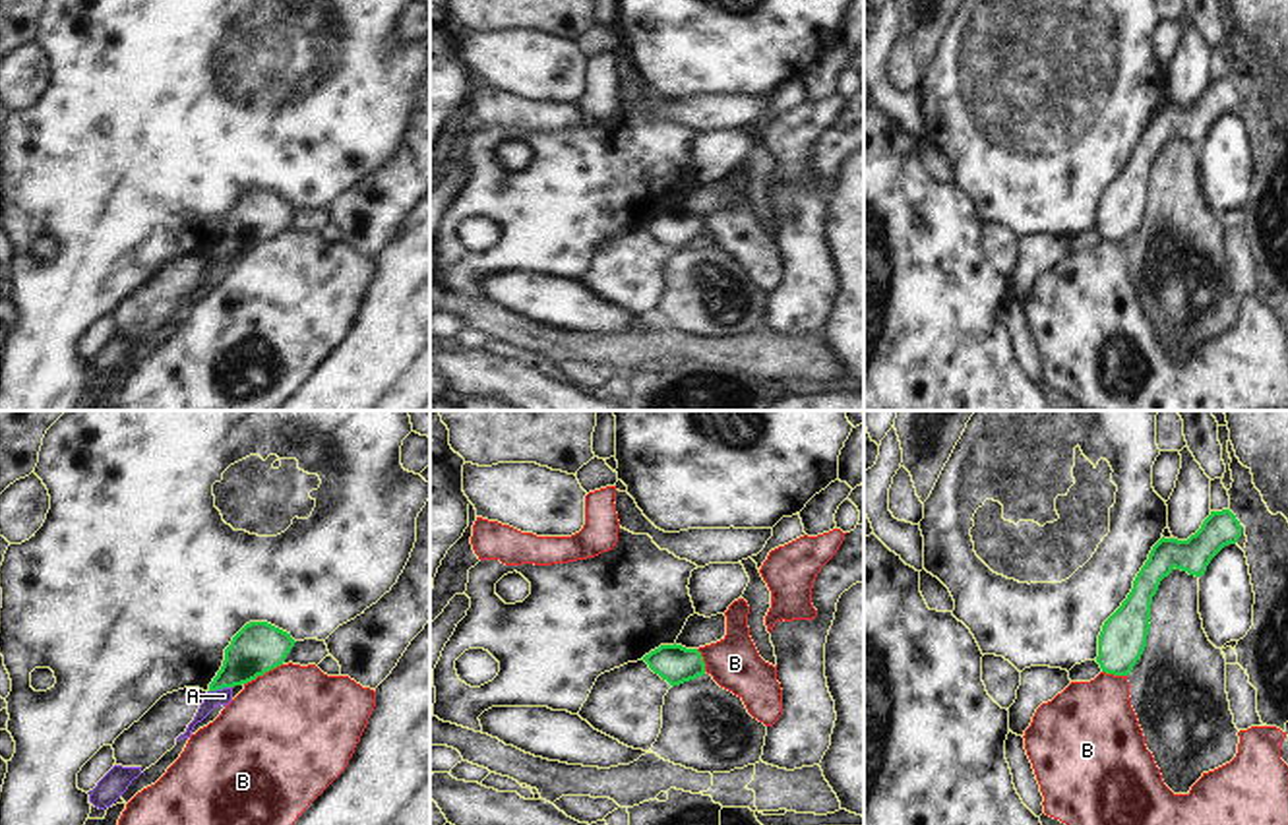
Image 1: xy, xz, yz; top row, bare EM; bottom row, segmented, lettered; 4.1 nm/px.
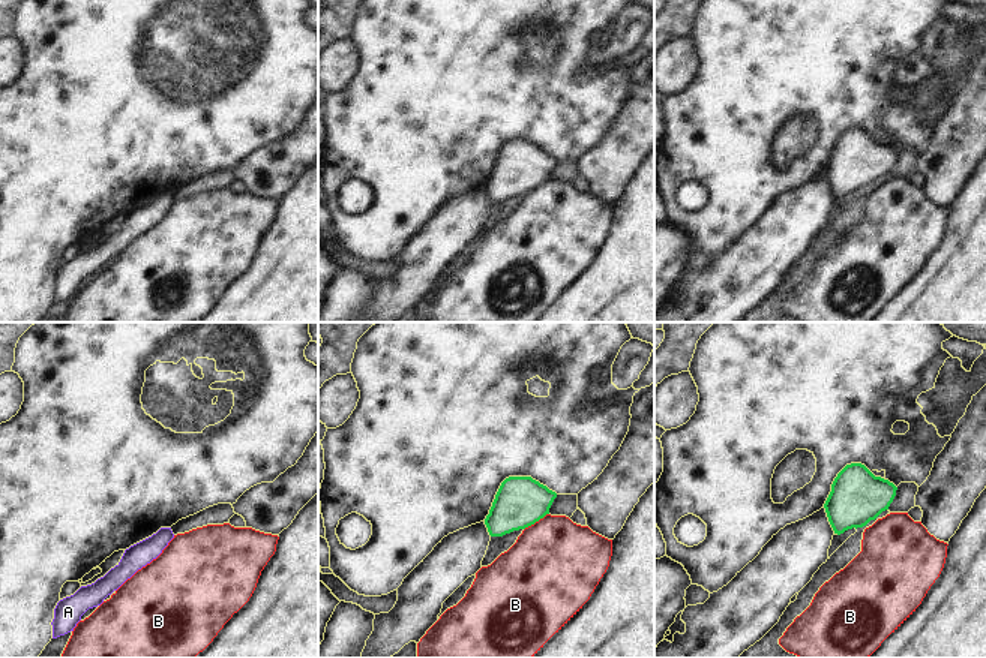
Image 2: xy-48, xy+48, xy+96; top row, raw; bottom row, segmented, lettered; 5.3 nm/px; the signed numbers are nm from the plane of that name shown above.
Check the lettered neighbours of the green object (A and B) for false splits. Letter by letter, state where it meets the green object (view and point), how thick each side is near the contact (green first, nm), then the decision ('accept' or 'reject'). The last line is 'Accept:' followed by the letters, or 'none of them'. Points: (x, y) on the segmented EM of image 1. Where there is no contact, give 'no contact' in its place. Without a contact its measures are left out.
A: xy (219, 688) | 220/70 nm | reject
B: xy (262, 674) | 220/500 nm | reject
Accept: none of them

